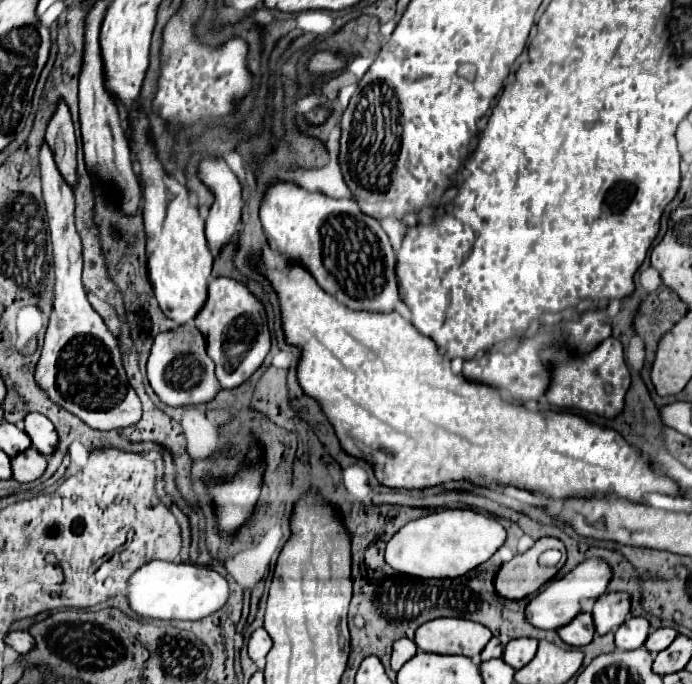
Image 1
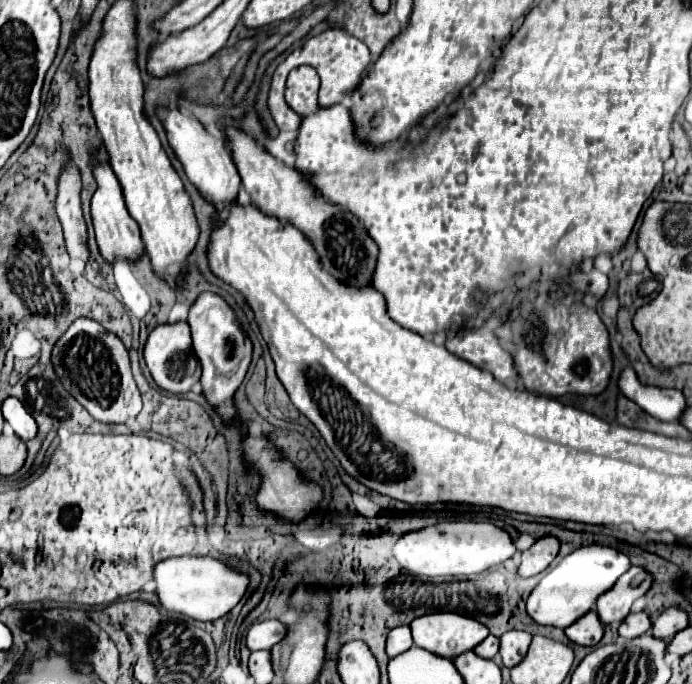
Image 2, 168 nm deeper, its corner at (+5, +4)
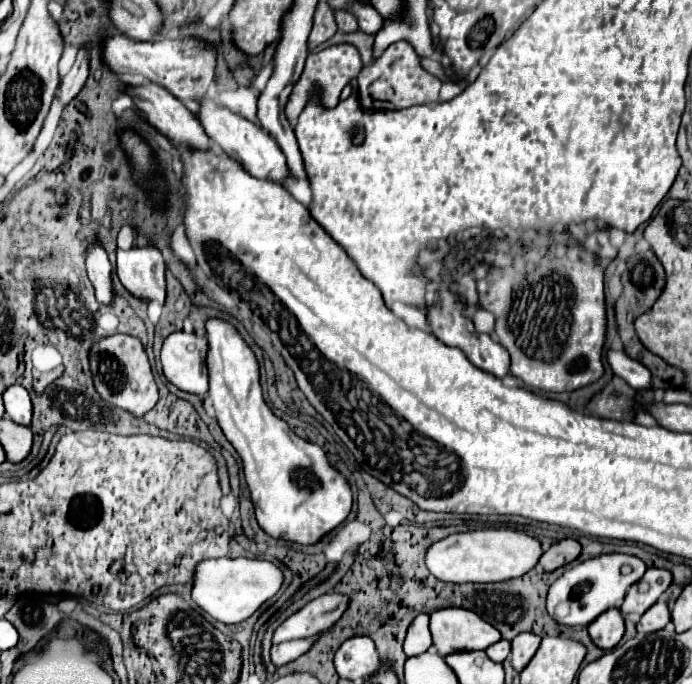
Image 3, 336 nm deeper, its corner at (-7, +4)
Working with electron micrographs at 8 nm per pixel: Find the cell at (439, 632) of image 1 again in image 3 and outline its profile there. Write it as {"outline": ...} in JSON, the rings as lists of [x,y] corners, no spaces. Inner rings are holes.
{"outline":[[[442,608],[442,610],[432,612],[430,632],[432,632],[432,640],[440,656],[448,656],[452,652],[464,652],[464,650],[486,650],[488,646],[500,640],[500,632],[492,624],[488,624],[478,614],[464,610],[464,608]]]}

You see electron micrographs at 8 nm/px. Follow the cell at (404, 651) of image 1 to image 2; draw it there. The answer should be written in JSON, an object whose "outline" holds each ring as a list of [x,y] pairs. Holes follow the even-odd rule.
{"outline":[[[398,626],[398,628],[390,630],[388,640],[386,640],[388,658],[394,658],[394,656],[402,654],[410,646],[412,646],[412,636],[410,636],[410,628],[408,626]]]}

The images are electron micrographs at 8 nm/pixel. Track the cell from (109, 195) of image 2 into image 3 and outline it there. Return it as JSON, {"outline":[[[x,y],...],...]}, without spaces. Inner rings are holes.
{"outline":[[[136,246],[118,250],[118,278],[122,286],[140,300],[156,300],[164,304],[166,298],[166,264],[154,246]]]}

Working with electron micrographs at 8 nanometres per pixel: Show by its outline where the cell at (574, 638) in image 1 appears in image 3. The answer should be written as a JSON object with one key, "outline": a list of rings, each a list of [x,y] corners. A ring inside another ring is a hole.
{"outline":[[[612,608],[604,614],[600,614],[590,626],[588,626],[588,632],[590,632],[590,638],[592,642],[602,648],[602,650],[612,650],[624,636],[624,618],[620,614],[618,608]]]}

